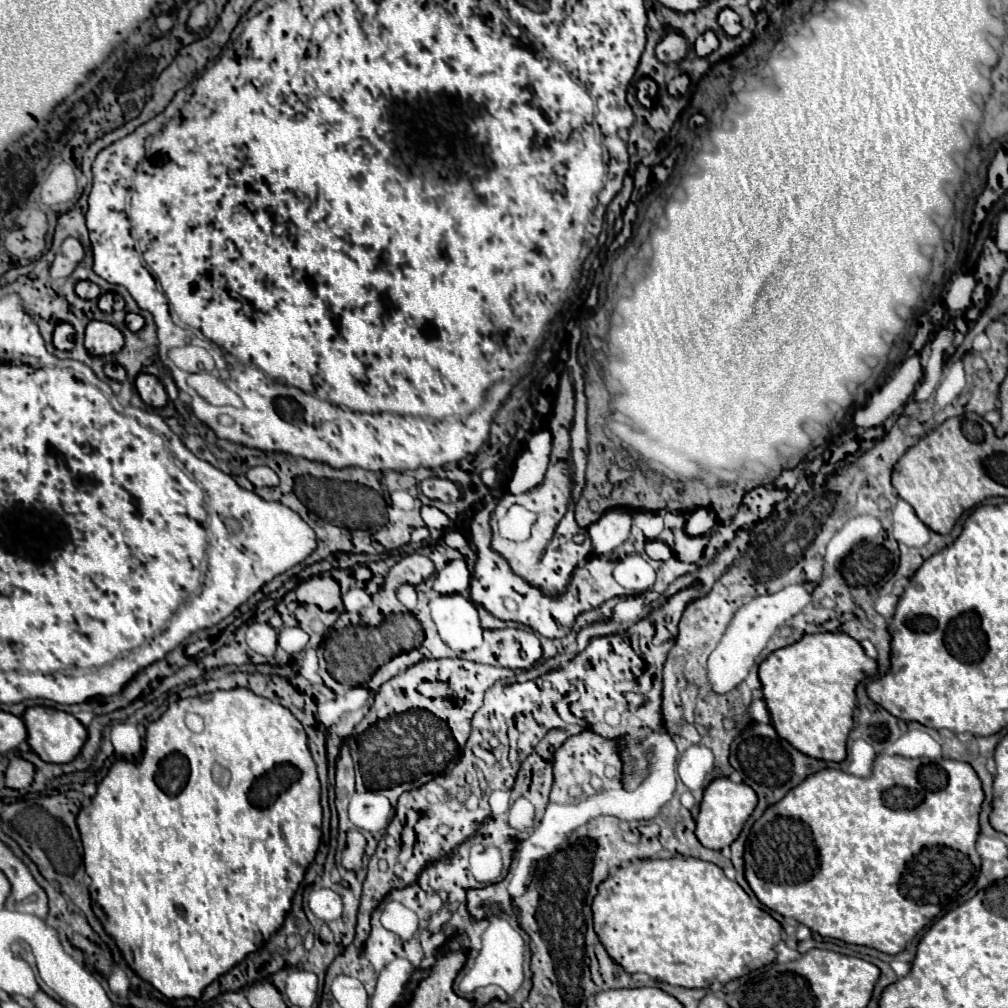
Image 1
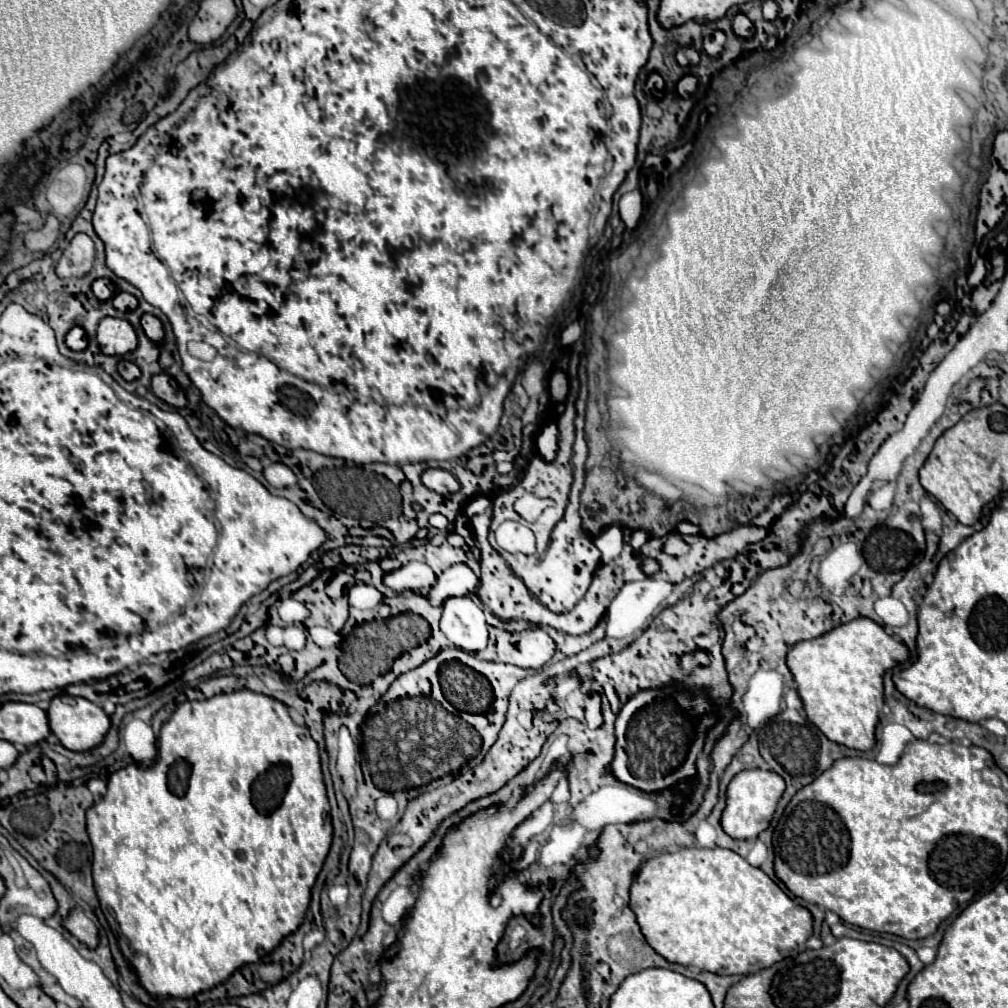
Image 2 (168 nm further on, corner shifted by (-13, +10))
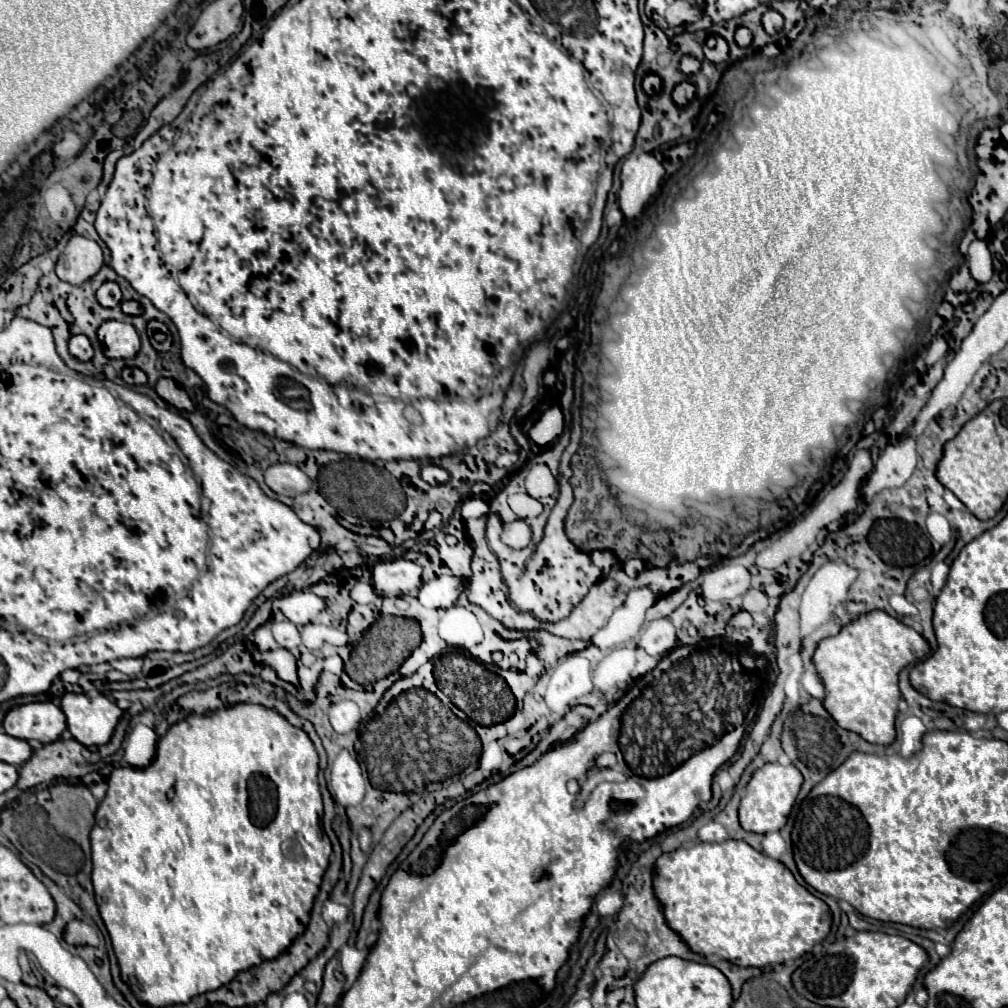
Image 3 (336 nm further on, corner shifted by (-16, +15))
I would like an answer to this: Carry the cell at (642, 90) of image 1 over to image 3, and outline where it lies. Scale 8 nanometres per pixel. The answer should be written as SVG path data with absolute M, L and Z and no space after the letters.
M648 74L644 78L644 92L648 93L648 97L655 97L656 93L660 93L662 89L662 81L656 74Z

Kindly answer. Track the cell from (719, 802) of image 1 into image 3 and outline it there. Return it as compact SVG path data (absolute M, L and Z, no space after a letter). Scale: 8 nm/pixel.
M766 763L764 767L756 769L746 785L746 793L738 807L738 819L742 829L752 833L780 831L788 821L788 815L800 791L800 785L802 785L802 775L794 765L784 767L780 763Z

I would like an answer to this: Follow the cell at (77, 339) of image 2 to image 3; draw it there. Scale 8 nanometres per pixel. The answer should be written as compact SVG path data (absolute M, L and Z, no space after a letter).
M72 335L70 337L70 353L80 359L80 361L88 361L92 359L92 345L90 339L86 335Z

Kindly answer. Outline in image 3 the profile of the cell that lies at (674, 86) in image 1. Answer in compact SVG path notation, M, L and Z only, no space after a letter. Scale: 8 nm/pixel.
M682 81L674 87L674 93L672 93L672 99L678 107L684 107L686 103L690 103L694 99L694 93L696 93L696 87L690 83L690 81Z

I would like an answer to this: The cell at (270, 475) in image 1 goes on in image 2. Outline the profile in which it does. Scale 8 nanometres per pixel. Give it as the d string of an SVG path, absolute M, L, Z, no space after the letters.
M269 464L265 468L265 480L273 486L273 488L289 488L297 484L297 476L293 474L293 470L285 464Z

